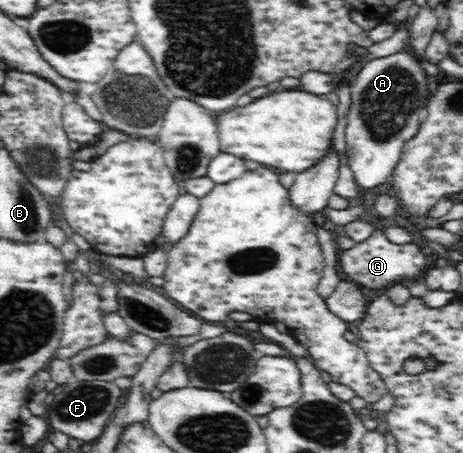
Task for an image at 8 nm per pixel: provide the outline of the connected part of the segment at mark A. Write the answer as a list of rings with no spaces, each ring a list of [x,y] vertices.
[[[408,46],[390,56],[383,58],[376,56],[362,67],[356,80],[350,85],[351,104],[350,111],[346,114],[348,164],[361,190],[373,190],[394,174],[402,158],[402,148],[406,146],[408,140],[414,138],[420,124],[428,116],[426,102],[430,100],[430,87],[428,87],[428,74],[422,68],[421,60]]]

